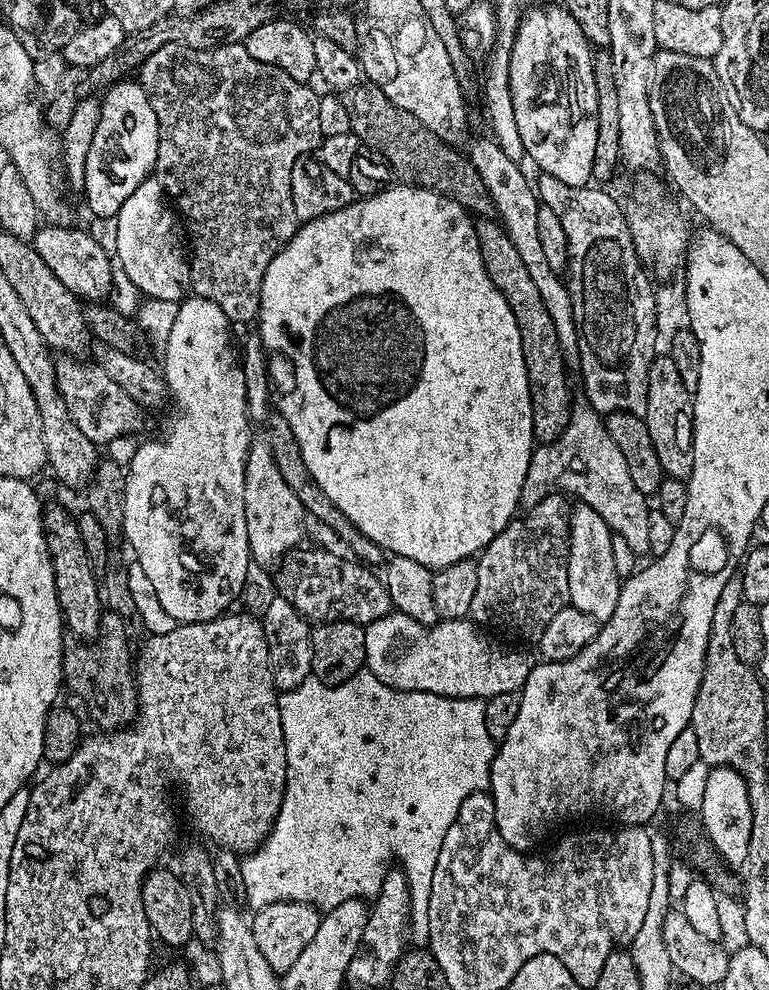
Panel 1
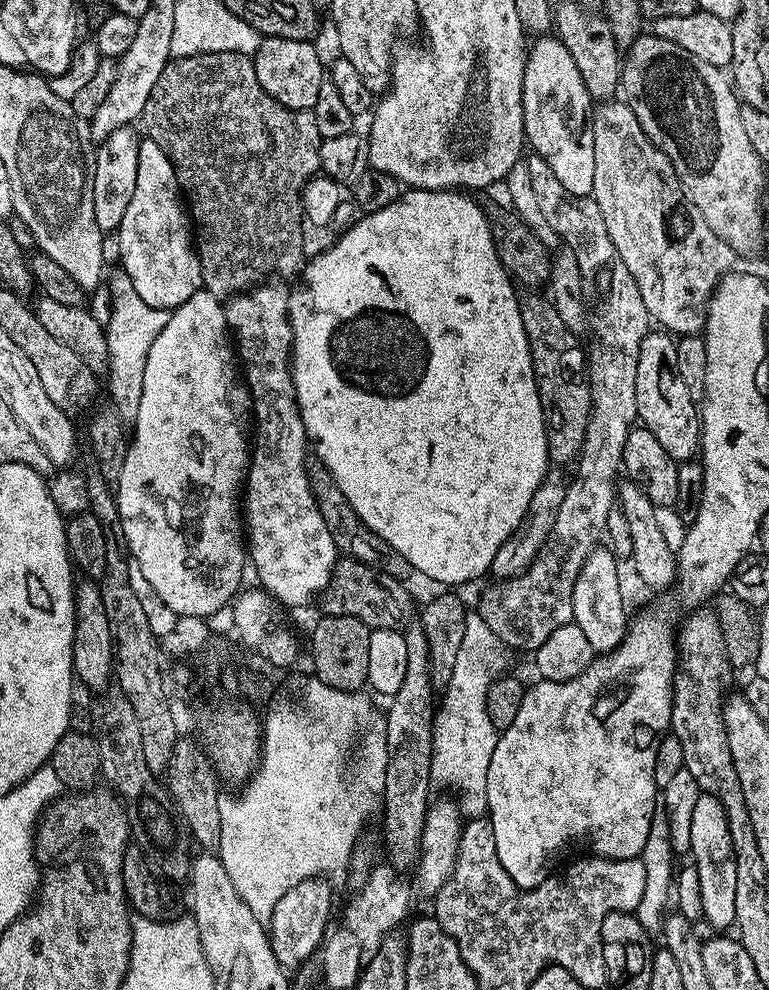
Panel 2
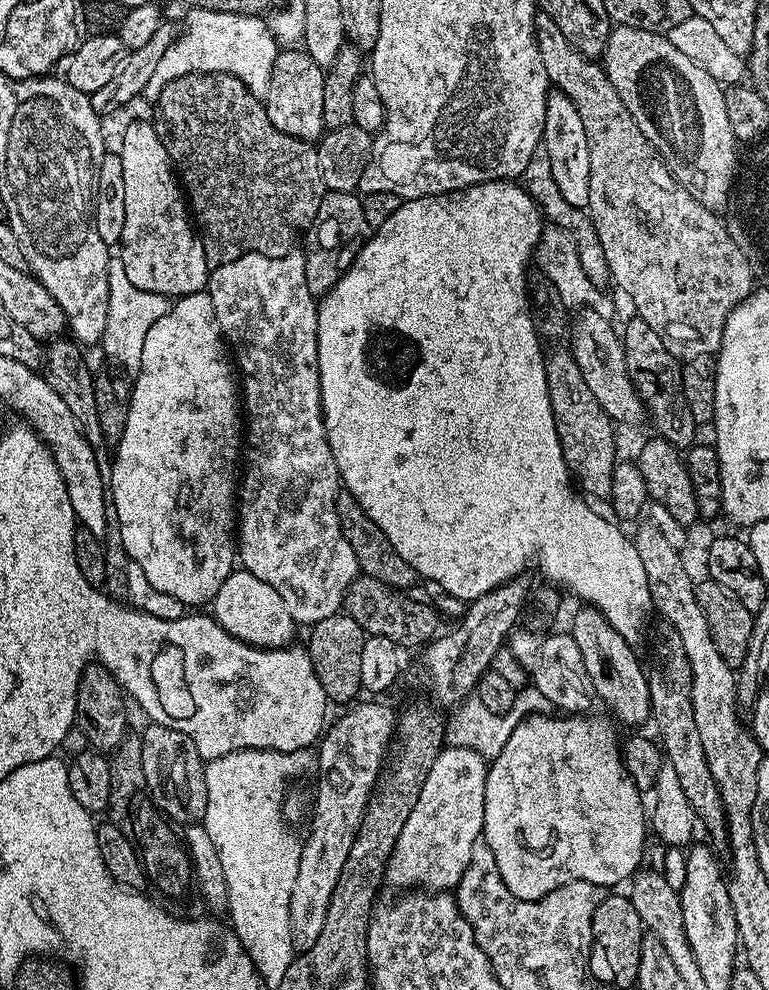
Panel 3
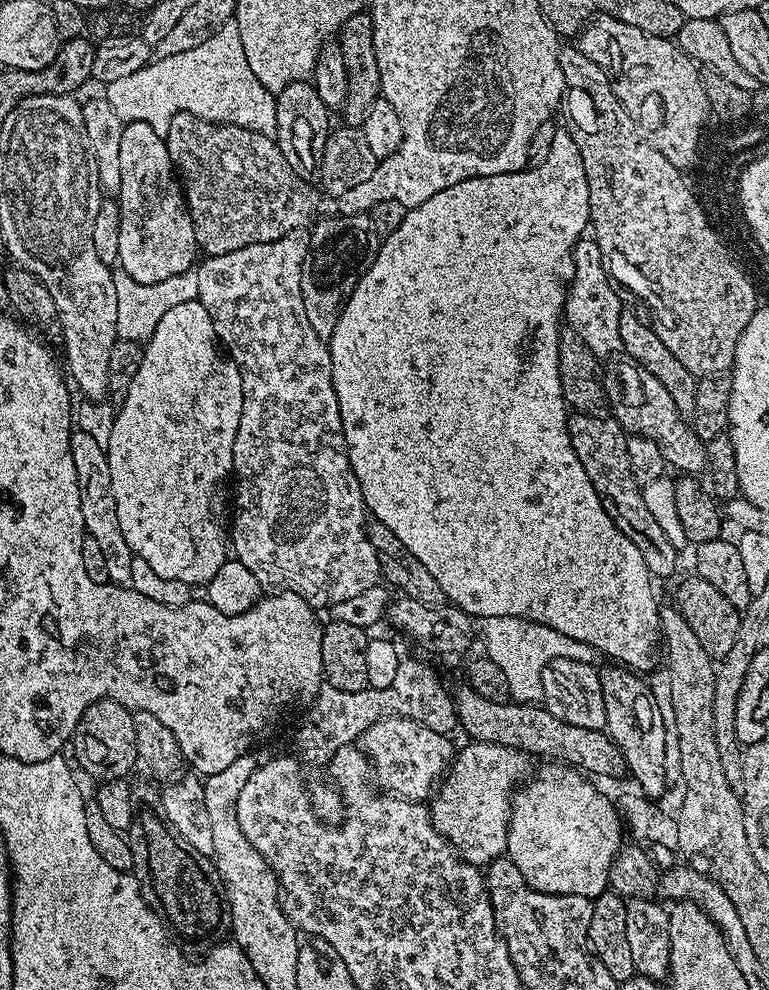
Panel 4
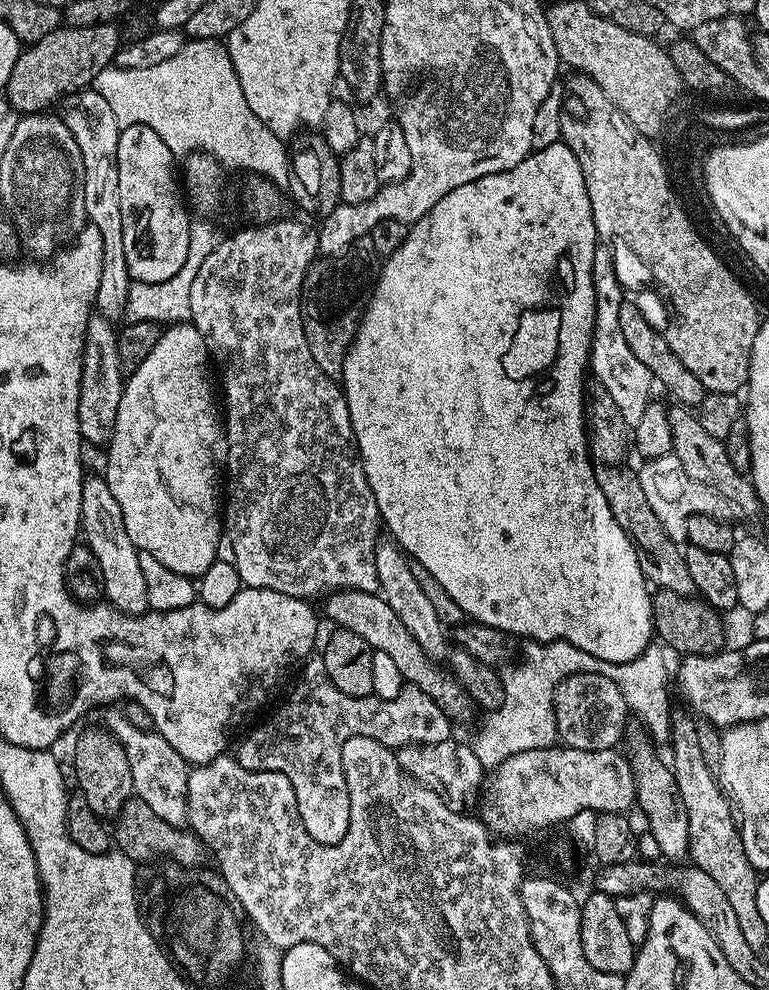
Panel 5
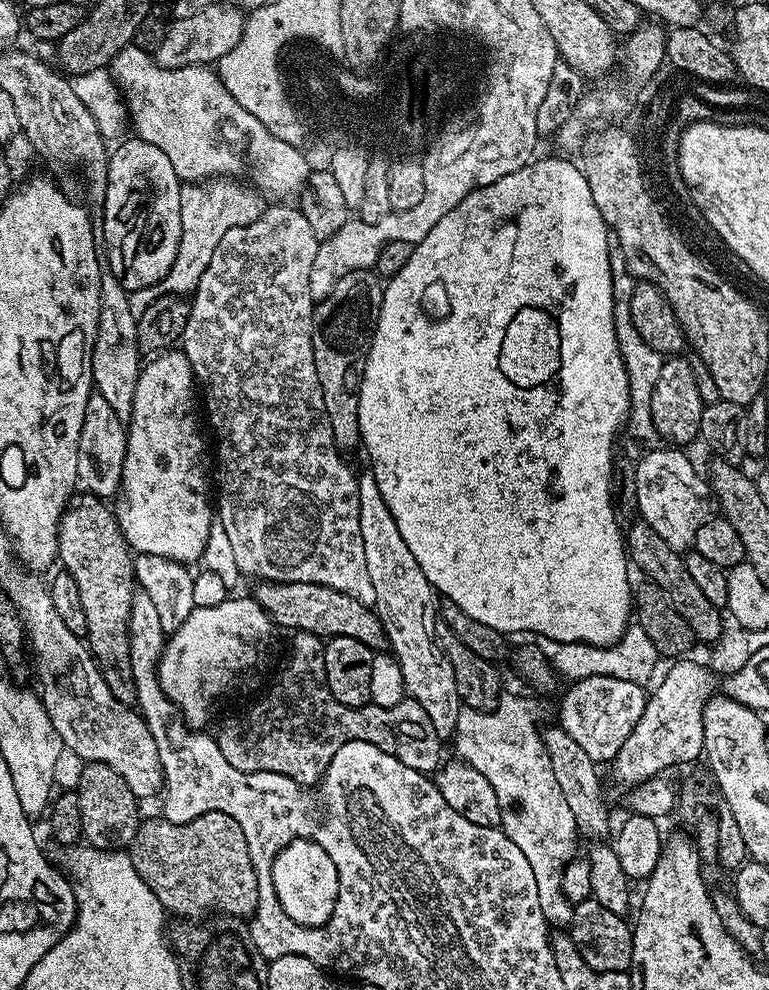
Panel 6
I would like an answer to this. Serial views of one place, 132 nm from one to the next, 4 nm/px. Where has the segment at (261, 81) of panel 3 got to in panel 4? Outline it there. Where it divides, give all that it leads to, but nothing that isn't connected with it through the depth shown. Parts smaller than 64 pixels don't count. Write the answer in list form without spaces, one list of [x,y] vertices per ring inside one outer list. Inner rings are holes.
[[[229,22],[206,39],[202,46],[194,50],[183,51],[182,54],[171,55],[161,60],[152,60],[147,68],[134,70],[127,78],[118,78],[118,82],[110,82],[106,86],[108,105],[118,114],[122,122],[137,120],[146,122],[146,126],[154,126],[154,134],[167,137],[170,122],[179,112],[188,112],[200,120],[211,120],[219,124],[236,126],[245,116],[247,127],[253,132],[261,132],[264,136],[272,136],[276,130],[276,101],[274,93],[266,90],[258,78],[254,78],[254,70],[250,70],[250,62],[246,62],[246,50],[242,50],[242,34],[238,34],[235,23]]]

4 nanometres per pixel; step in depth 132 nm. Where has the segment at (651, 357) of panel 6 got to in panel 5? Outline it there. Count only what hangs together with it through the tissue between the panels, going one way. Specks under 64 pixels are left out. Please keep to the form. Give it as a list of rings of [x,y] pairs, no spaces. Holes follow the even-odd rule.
[[[598,246],[594,250],[594,294],[596,295],[596,321],[592,331],[592,355],[590,357],[590,372],[595,383],[606,386],[606,394],[614,398],[618,405],[618,411],[622,418],[626,418],[629,426],[641,421],[649,401],[653,399],[652,388],[654,381],[650,370],[639,360],[638,354],[626,342],[622,335],[622,326],[619,322],[619,315],[622,306],[626,303],[626,289],[618,282],[618,274],[614,270],[614,258],[609,248]]]

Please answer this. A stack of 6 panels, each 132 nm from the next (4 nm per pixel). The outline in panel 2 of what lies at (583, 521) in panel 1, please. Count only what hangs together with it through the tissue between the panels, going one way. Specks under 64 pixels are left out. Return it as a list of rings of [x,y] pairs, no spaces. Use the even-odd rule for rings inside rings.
[[[597,546],[586,558],[586,562],[578,574],[578,582],[574,582],[572,619],[580,627],[582,634],[586,634],[586,639],[590,641],[592,651],[596,654],[612,652],[617,648],[630,623],[630,612],[624,609],[624,592],[620,589],[620,572],[616,567],[618,567],[618,562],[607,547]]]

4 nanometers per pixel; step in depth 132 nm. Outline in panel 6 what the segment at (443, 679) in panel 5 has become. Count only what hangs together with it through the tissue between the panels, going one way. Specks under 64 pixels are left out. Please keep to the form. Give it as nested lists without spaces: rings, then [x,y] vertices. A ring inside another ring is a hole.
[[[259,581],[253,599],[266,610],[277,627],[290,629],[290,632],[312,633],[318,638],[356,638],[373,650],[385,647],[386,637],[379,615],[367,604],[332,587],[320,583]]]

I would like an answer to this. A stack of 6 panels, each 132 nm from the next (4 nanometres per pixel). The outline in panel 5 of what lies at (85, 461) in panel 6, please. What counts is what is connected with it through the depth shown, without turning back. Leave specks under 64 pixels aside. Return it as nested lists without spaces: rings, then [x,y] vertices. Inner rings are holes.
[[[103,318],[89,319],[84,353],[82,354],[82,382],[78,394],[78,426],[80,438],[85,445],[107,445],[114,434],[114,422],[118,418],[118,402],[122,402],[125,373],[120,371],[117,331]]]

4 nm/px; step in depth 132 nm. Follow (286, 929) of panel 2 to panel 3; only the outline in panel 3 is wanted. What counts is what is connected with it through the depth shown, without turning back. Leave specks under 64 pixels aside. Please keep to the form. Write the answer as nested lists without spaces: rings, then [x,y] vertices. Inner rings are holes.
[[[324,792],[324,796],[314,796],[316,809],[312,812],[312,833],[309,834],[308,841],[306,839],[303,841],[300,850],[300,865],[286,913],[288,928],[292,931],[292,944],[300,952],[310,950],[310,946],[318,942],[318,934],[322,934],[322,925],[326,922],[326,910],[330,910],[330,898],[338,886],[342,866],[346,866],[346,854],[350,854],[350,846],[360,833],[364,813],[356,812],[356,808],[348,808],[348,800],[356,804],[356,796],[348,796],[348,792]]]

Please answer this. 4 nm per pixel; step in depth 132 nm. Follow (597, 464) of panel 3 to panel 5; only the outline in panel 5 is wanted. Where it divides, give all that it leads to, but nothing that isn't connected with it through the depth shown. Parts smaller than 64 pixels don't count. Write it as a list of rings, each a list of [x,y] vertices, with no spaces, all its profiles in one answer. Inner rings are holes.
[[[623,467],[596,468],[598,486],[602,486],[602,494],[606,494],[606,502],[610,502],[610,514],[614,514],[614,522],[626,530],[630,542],[638,554],[638,566],[645,580],[657,589],[674,590],[674,594],[691,596],[696,592],[694,578],[690,578],[690,570],[686,570],[686,558],[681,545],[675,544],[666,534],[664,524],[650,510],[650,502],[646,502],[646,494],[642,494],[642,482],[635,471],[623,472]]]

